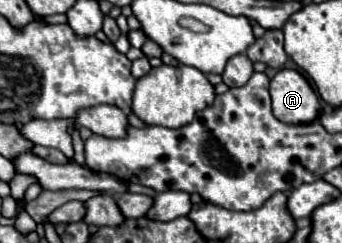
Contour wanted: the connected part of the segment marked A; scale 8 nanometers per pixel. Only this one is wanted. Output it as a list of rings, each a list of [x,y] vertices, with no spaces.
[[[280,70],[270,80],[272,112],[284,124],[308,124],[318,118],[320,102],[308,80],[298,70]]]

